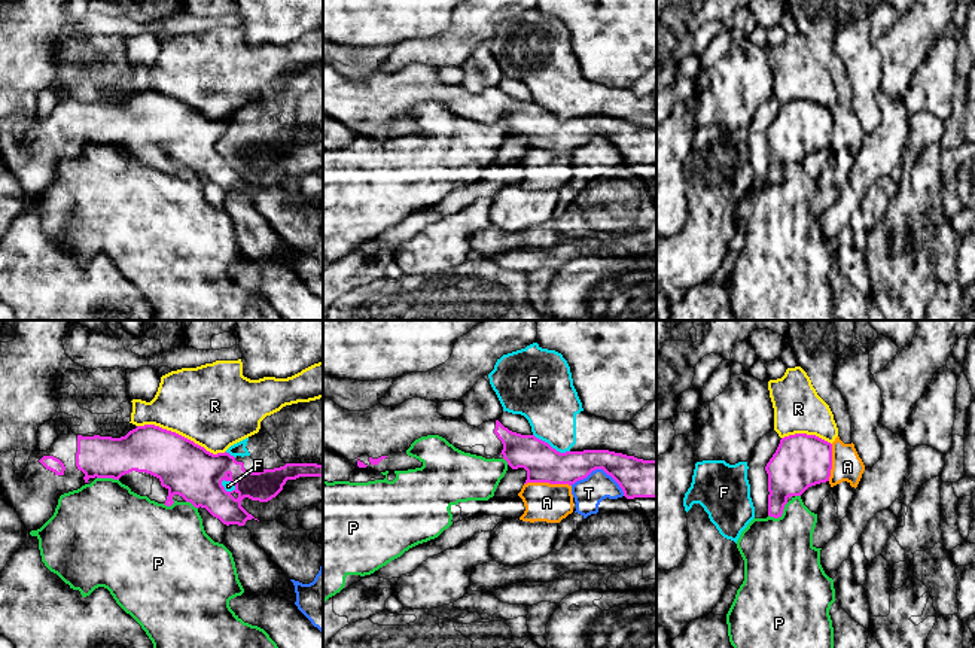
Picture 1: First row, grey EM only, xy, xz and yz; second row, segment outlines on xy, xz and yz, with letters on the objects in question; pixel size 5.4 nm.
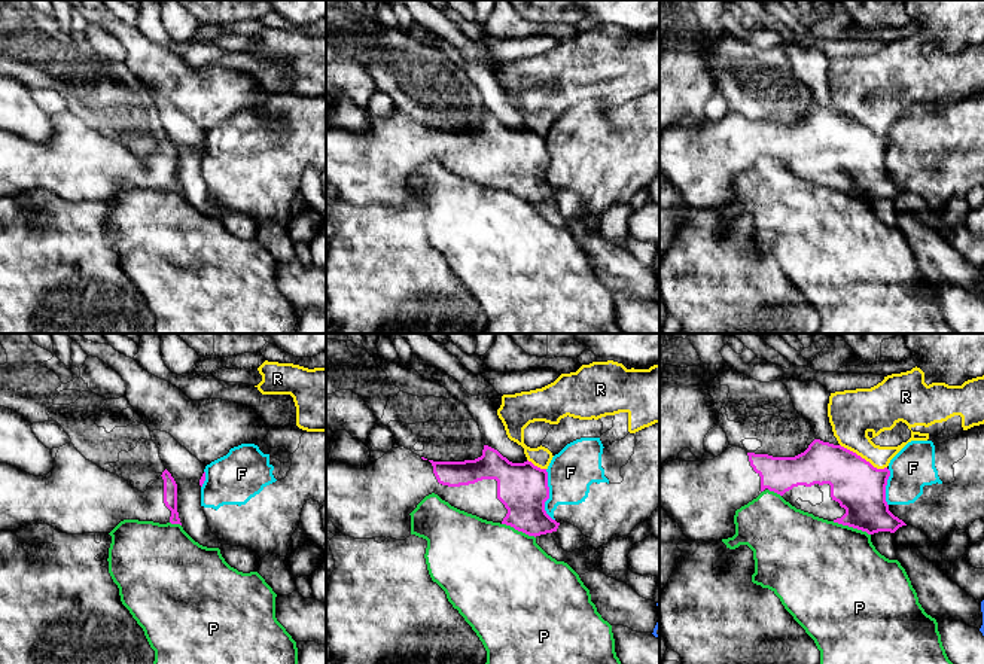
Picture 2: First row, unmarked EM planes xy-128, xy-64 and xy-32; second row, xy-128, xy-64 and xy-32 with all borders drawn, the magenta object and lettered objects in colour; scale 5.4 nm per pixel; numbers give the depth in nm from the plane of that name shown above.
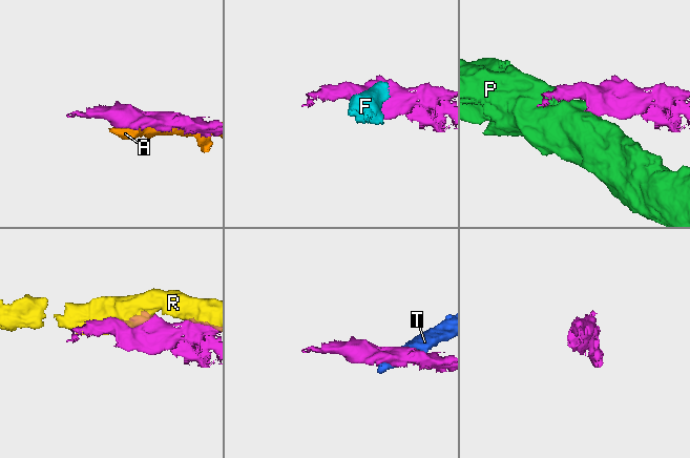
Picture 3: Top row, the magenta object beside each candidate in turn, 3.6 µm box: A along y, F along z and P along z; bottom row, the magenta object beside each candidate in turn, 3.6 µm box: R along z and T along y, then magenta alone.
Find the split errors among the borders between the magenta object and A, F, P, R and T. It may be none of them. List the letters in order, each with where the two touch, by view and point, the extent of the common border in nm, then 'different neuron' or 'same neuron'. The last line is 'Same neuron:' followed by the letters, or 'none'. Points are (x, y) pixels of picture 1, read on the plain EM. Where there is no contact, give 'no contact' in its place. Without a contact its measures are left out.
A: xz (548, 148) | 260 nm | different neuron
F: xz (550, 112) | 220 nm | different neuron
P: yz (780, 180) | 130 nm | different neuron
R: xy (180, 102) | 500 nm | different neuron
T: xz (600, 134) | 300 nm | different neuron
Same neuron: none

